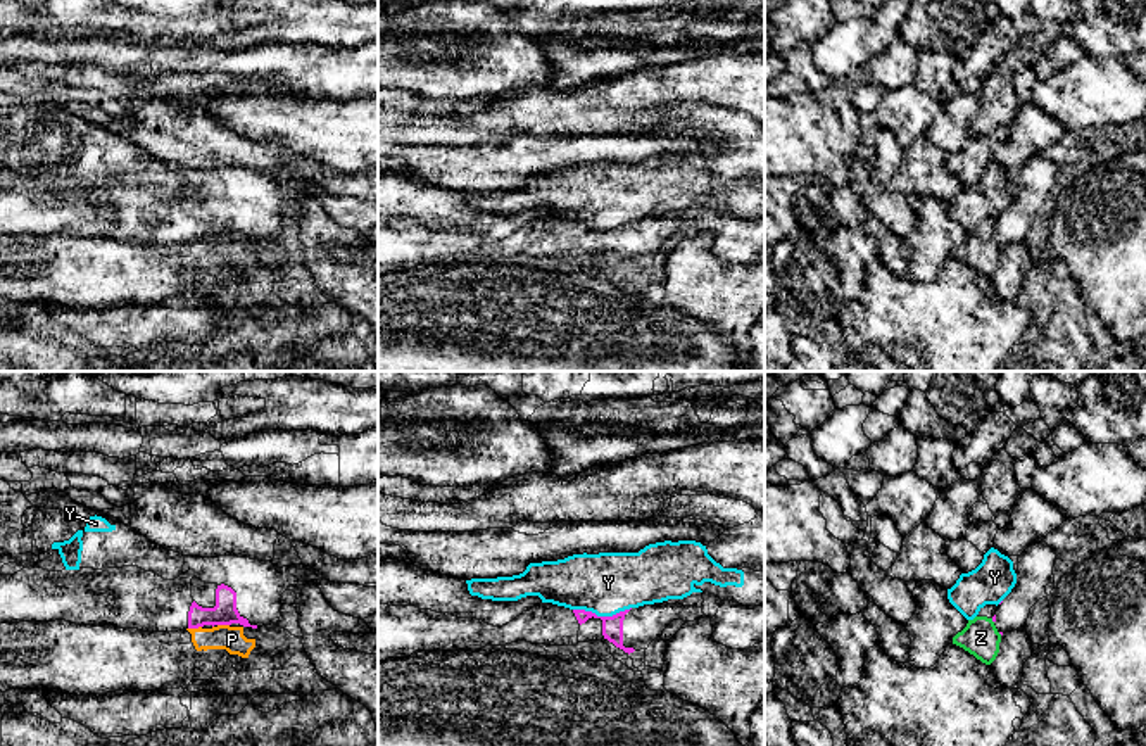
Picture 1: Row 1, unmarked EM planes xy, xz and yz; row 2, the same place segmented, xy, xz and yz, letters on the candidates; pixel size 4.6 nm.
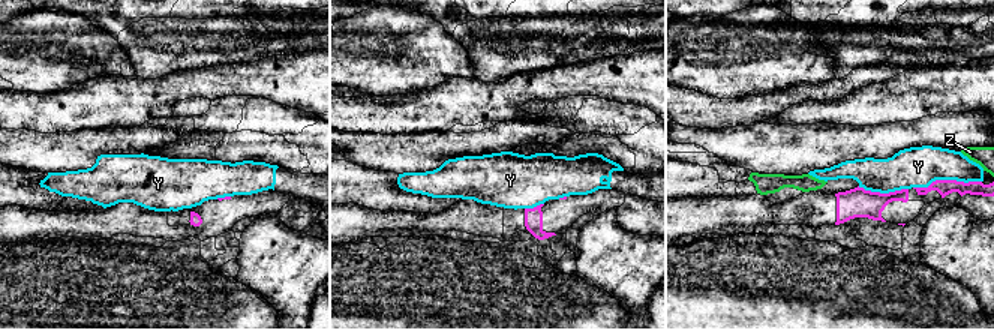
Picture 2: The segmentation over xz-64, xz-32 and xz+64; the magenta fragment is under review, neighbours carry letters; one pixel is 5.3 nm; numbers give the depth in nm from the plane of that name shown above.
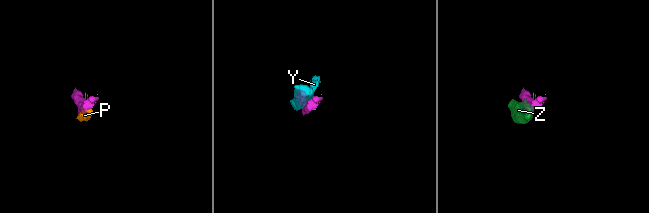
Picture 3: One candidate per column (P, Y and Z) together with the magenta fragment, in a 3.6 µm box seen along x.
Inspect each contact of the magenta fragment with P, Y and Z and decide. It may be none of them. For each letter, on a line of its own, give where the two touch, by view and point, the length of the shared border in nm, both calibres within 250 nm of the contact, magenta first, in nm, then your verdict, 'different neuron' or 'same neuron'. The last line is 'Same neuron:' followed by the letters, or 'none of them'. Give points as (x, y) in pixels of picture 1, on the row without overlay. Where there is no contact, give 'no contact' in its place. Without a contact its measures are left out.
P: meets magenta in xy at (194, 240); contact 70 nm long; 120 nm thick on the magenta side, 120 nm on the other; different neuron
Y: meets magenta in xz at (601, 230); contact 280 nm long; 100 nm thick on the magenta side, 280 nm on the other; different neuron
Z: no contact; different neuron
Same neuron: none of them

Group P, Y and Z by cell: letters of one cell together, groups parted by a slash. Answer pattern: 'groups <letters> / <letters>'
groups P / Y / Z

